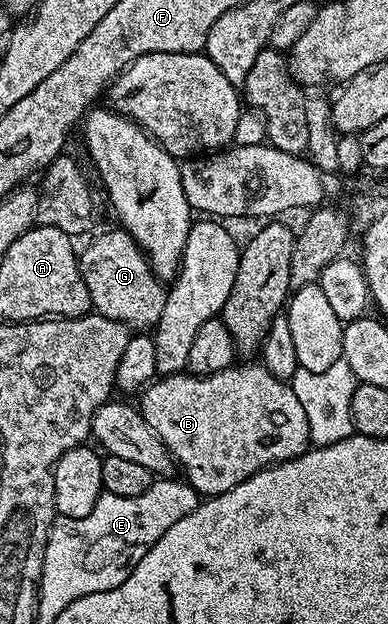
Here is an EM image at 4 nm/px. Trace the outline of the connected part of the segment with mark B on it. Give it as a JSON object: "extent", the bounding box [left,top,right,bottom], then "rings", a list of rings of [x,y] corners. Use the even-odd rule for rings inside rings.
{"extent":[139,364,310,496],"rings":[[[234,364],[228,370],[220,370],[214,374],[198,376],[188,372],[180,374],[167,374],[158,377],[149,383],[140,391],[139,409],[143,420],[147,420],[147,424],[151,424],[151,428],[155,428],[155,432],[159,436],[159,440],[166,446],[173,461],[178,467],[185,469],[183,474],[184,481],[197,489],[198,495],[212,496],[222,494],[231,488],[235,488],[235,484],[243,484],[256,470],[264,470],[266,466],[276,466],[279,462],[286,462],[292,458],[297,458],[300,454],[310,449],[309,429],[307,428],[307,412],[303,412],[303,404],[299,404],[299,396],[295,396],[292,385],[289,382],[280,382],[275,376],[271,376],[271,372],[267,372],[267,368],[260,364],[254,366],[240,366]]]}

